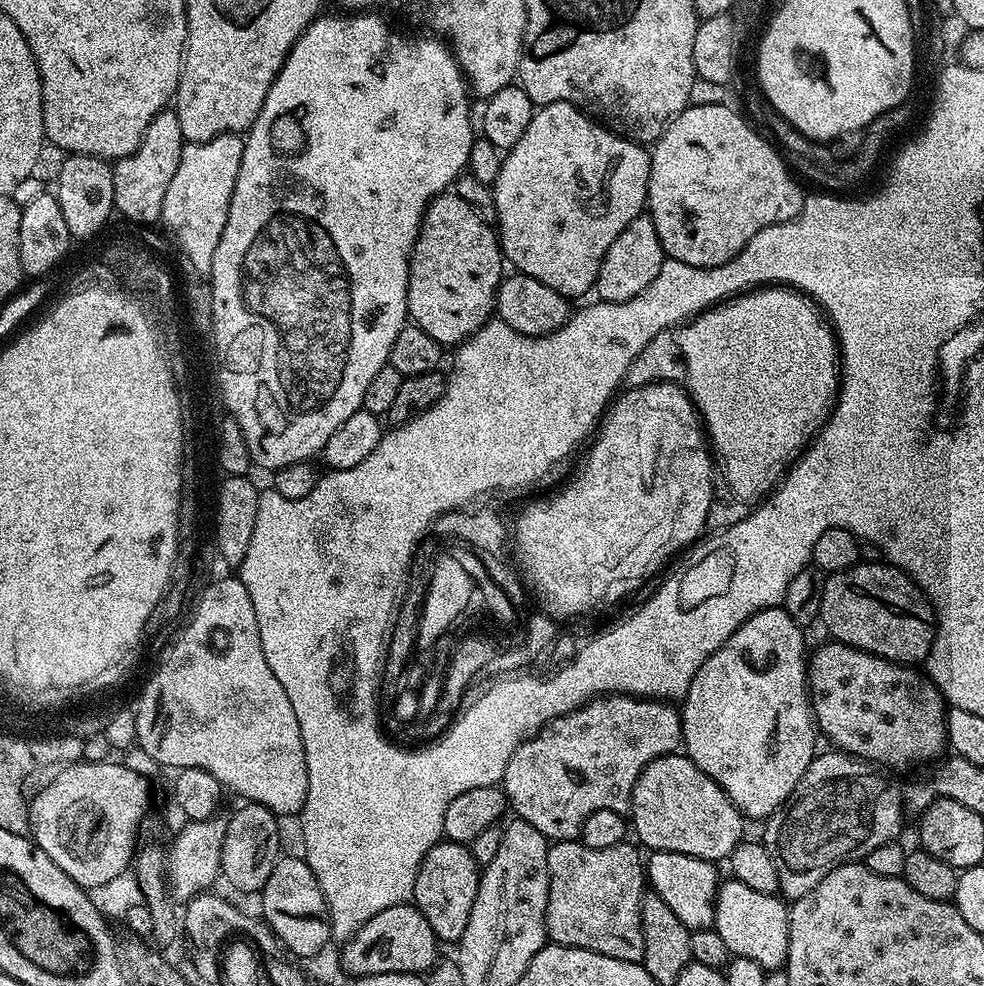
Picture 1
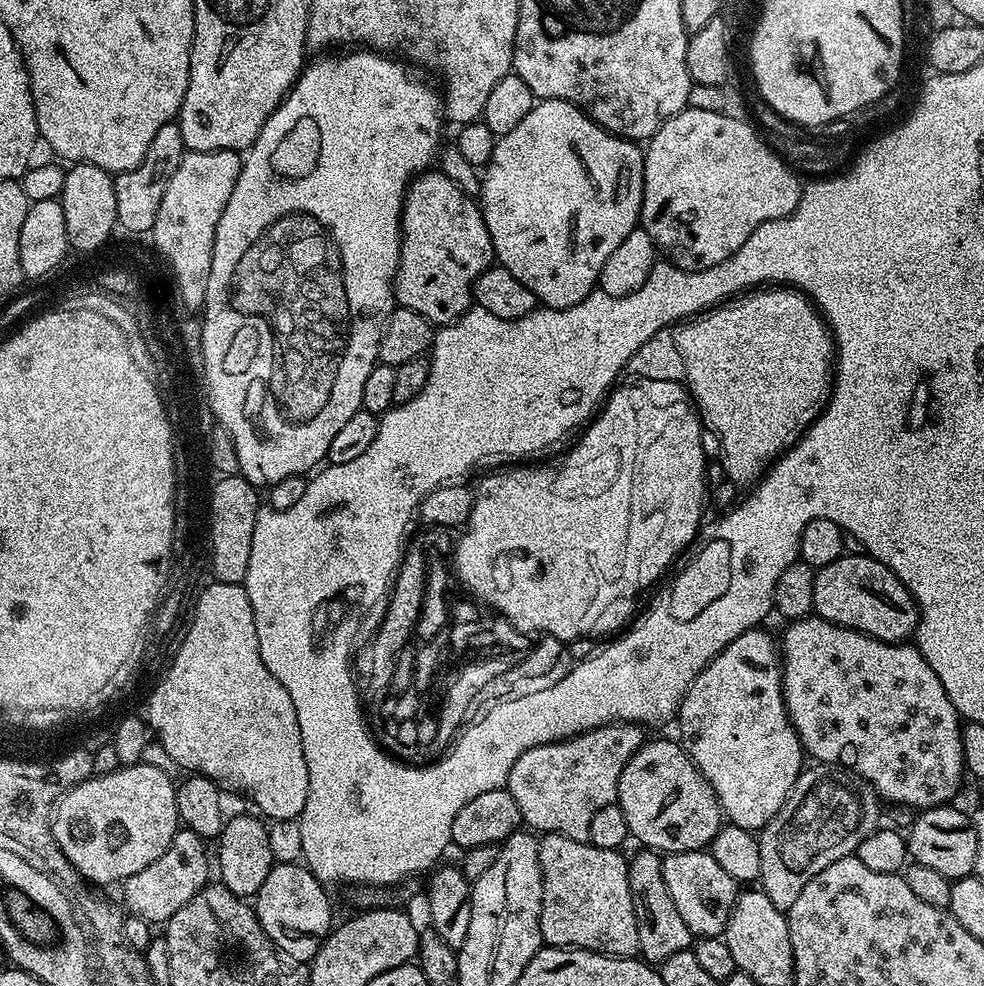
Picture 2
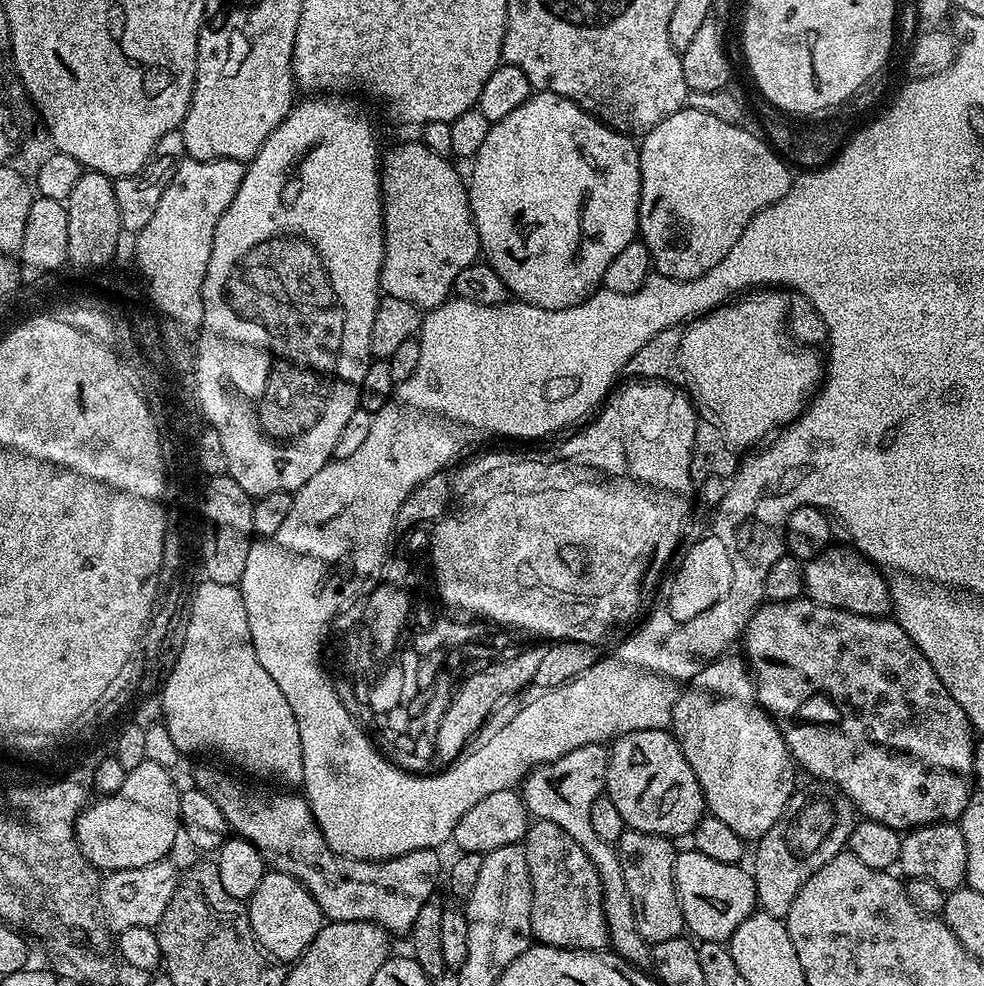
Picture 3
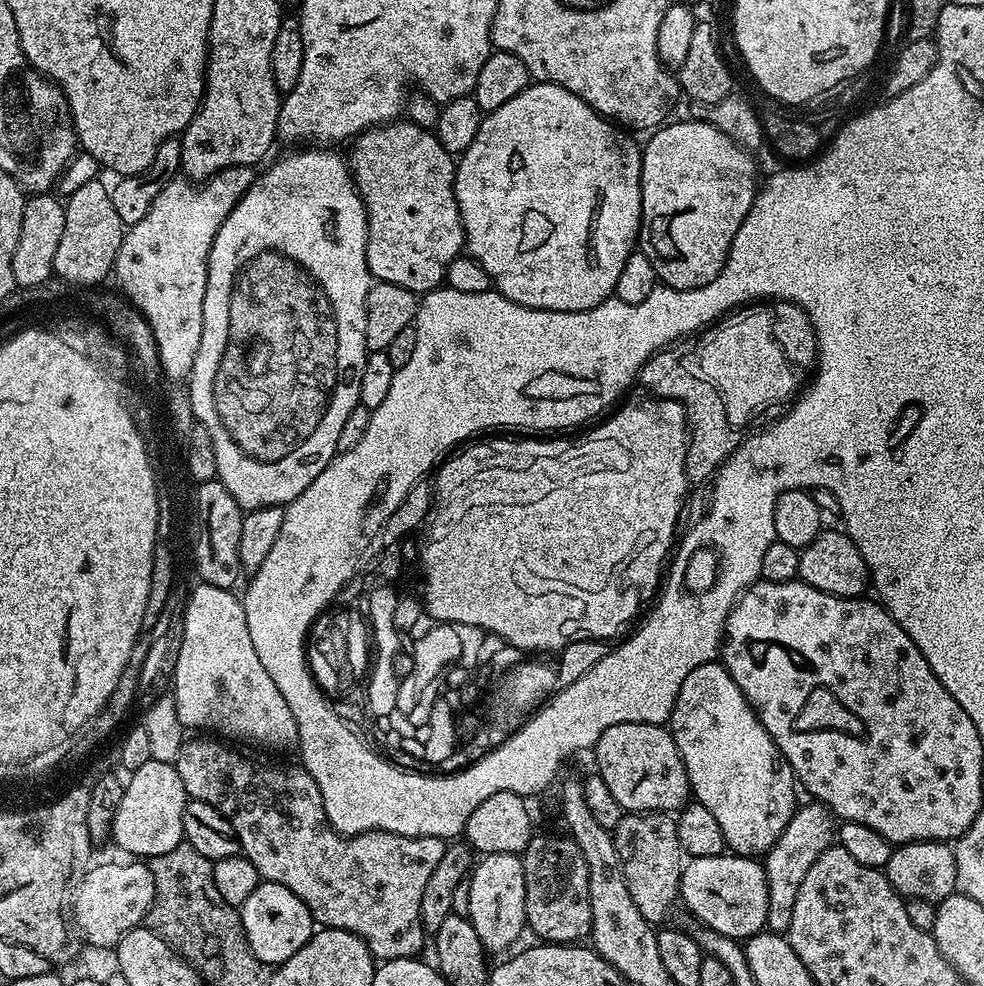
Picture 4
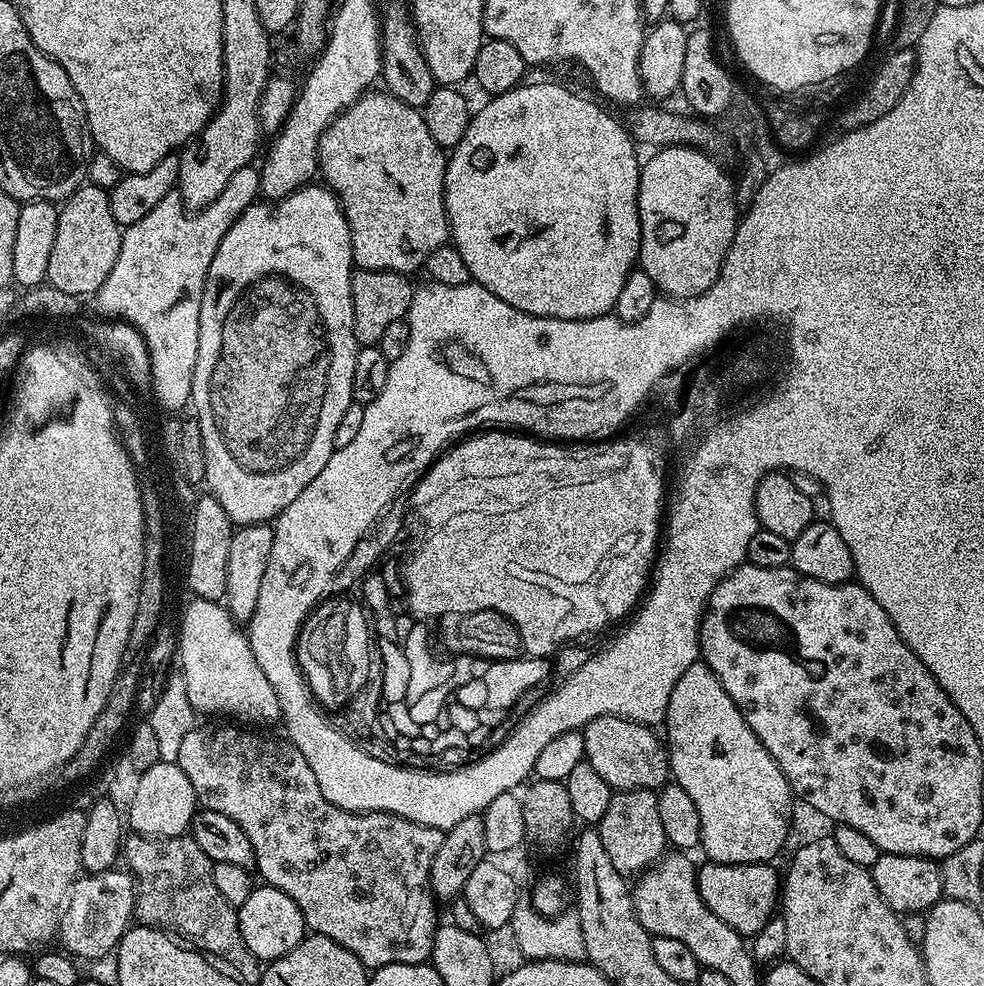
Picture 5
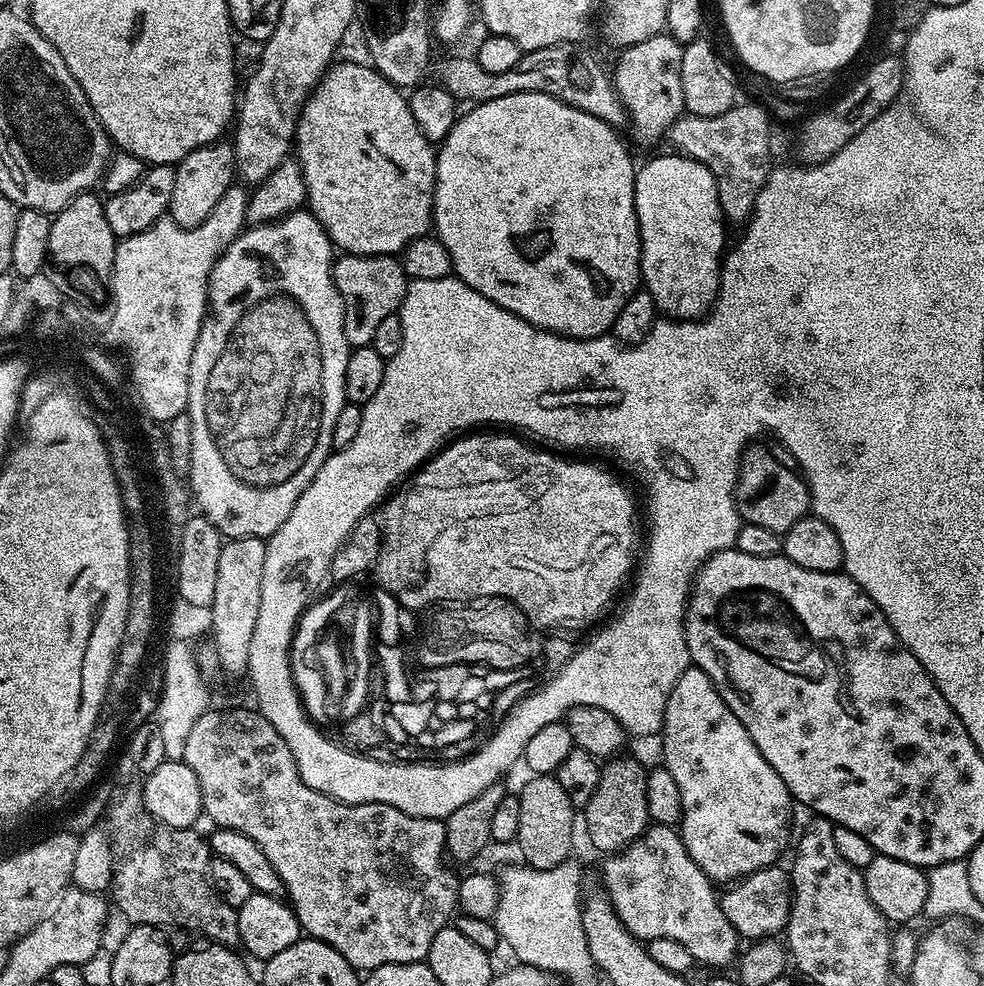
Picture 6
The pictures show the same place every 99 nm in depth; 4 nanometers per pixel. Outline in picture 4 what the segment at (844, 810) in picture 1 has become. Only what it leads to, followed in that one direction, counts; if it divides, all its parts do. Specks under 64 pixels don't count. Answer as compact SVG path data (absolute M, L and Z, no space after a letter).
M808 802L808 805L797 807L790 818L786 830L774 842L774 846L763 857L762 863L768 887L768 909L766 910L766 928L777 934L787 933L790 922L794 918L794 898L798 898L798 886L802 886L802 878L806 878L806 870L814 866L814 858L822 854L822 850L833 847L834 817L823 804Z

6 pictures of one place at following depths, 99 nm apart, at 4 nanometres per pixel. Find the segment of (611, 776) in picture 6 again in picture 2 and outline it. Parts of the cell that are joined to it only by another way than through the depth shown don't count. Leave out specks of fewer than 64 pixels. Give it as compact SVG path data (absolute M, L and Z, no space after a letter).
M640 850L636 857L628 860L628 877L638 922L639 955L647 963L658 966L663 960L670 958L670 954L689 951L693 947L694 937L686 922L682 922L682 914L678 914L678 906L674 906L670 890L666 890L663 859L655 851Z

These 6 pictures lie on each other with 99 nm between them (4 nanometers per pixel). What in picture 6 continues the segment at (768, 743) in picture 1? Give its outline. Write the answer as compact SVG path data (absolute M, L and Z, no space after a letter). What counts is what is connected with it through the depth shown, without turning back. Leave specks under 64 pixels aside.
M690 666L674 682L664 715L663 767L674 774L678 794L682 794L682 814L678 831L690 858L713 882L743 880L751 872L773 867L788 844L788 823L792 820L794 801L788 787L778 778L774 766L762 758L758 746L746 734L746 726L726 706L714 682L701 668Z

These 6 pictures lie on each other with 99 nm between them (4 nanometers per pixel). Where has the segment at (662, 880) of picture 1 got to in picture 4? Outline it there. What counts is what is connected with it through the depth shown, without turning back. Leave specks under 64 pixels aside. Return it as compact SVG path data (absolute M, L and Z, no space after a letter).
M725 854L722 856L694 856L691 857L680 869L680 886L678 889L679 899L685 904L694 915L697 916L699 923L705 928L714 930L718 934L728 936L732 940L741 942L747 941L748 937L756 936L766 928L766 910L768 909L768 887L766 886L766 874L764 873L763 863L759 859L749 858L747 856L738 856L735 854Z

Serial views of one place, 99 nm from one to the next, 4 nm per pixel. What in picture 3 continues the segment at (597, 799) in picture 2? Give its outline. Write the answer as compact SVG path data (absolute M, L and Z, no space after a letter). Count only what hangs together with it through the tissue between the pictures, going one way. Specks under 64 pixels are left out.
M604 744L578 746L578 750L570 750L570 754L562 754L562 758L554 762L539 764L524 777L522 795L529 813L554 822L554 826L566 830L566 834L586 850L602 882L602 902L611 951L628 963L640 966L643 960L645 963L649 959L650 948L644 943L642 934L638 934L636 911L632 909L630 894L626 890L626 878L622 878L620 853L613 845L598 838L598 834L594 834L594 826L590 826L590 806L594 806L594 798L598 798L606 788L608 753L609 749Z

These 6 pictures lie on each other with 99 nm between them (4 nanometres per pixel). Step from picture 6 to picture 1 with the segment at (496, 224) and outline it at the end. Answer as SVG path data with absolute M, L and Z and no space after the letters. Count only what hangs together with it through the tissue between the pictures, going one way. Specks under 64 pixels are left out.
M554 102L537 107L530 118L530 126L526 126L526 134L518 138L515 146L507 149L503 153L504 161L498 170L498 178L495 184L491 185L496 203L496 224L498 225L498 239L500 241L501 253L509 265L512 264L517 273L530 278L538 278L538 282L550 286L550 290L558 290L558 294L575 298L575 296L584 296L587 292L591 293L596 286L598 270L602 266L602 258L610 246L614 246L614 238L634 222L645 211L648 203L648 179L650 178L650 166L652 158L649 149L643 144L636 143L635 140L629 140L611 132L609 128L592 119L591 116L575 108L572 104L566 102Z

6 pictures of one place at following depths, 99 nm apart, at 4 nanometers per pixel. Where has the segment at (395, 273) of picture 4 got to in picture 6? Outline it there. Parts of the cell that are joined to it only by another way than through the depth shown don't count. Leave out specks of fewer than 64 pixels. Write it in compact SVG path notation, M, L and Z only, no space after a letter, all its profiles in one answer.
M333 63L328 71L316 83L304 108L300 111L300 121L296 123L296 138L294 141L294 156L300 161L300 169L306 182L307 211L318 218L324 227L324 233L341 253L349 256L396 256L403 253L408 243L419 236L429 235L433 231L432 207L434 206L434 190L436 189L436 154L437 149L418 130L418 122L414 122L414 114L410 114L408 96L396 85L391 84L381 72L364 64Z

